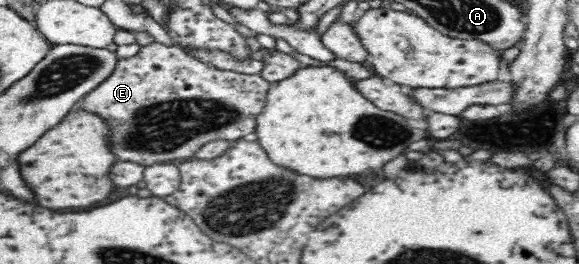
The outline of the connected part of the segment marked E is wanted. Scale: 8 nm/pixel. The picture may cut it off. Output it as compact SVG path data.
M154 41L152 44L141 46L140 51L135 56L127 59L119 59L113 73L104 82L101 82L92 92L84 95L82 100L76 105L82 111L88 111L92 115L98 115L106 125L108 125L108 147L112 151L112 157L118 161L134 162L142 167L148 167L158 163L169 163L171 160L189 161L194 158L196 151L211 140L239 140L242 138L253 138L254 128L256 128L256 116L265 107L267 92L270 83L257 74L242 74L231 70L220 70L211 65L202 63L198 59L189 56L184 49L175 45L166 46Z

